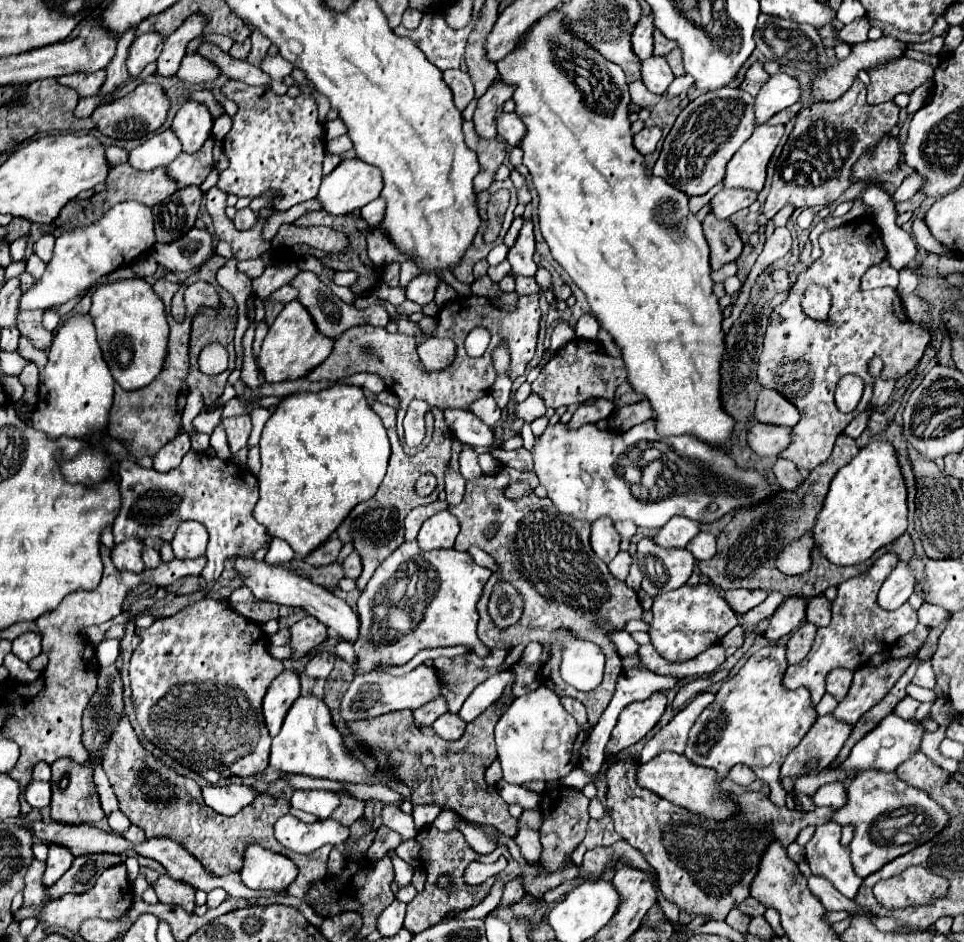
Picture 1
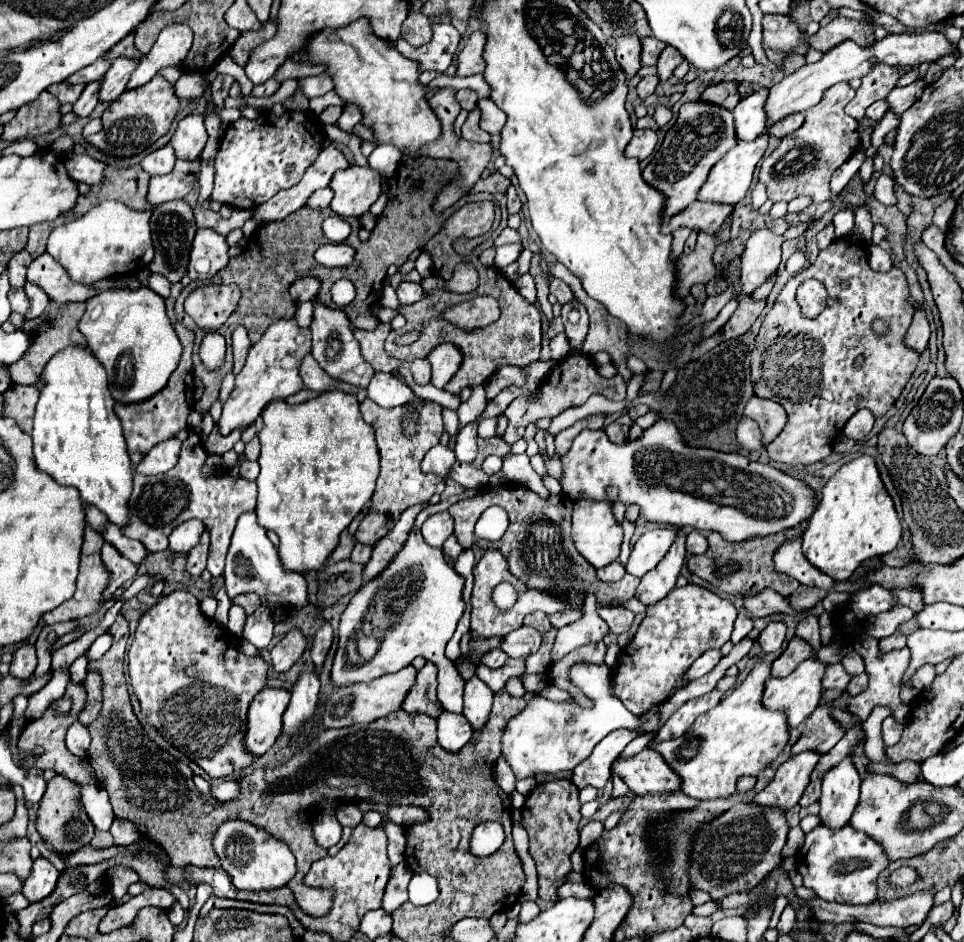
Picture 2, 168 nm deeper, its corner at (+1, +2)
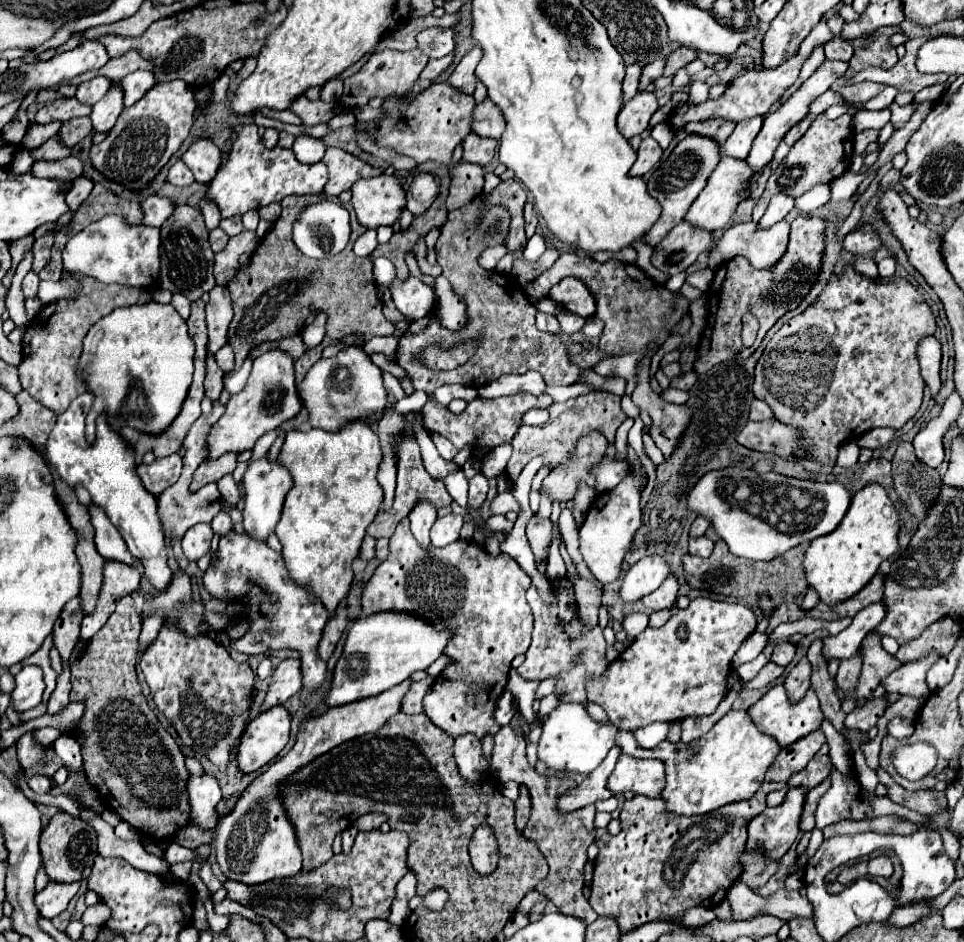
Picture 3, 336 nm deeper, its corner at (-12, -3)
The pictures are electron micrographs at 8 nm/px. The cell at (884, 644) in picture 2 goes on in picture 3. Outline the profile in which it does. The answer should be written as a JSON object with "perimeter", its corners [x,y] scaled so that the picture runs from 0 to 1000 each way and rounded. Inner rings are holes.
{"perimeter":[[[902,670],[894,685],[892,685],[892,693],[894,693],[894,717],[890,723],[890,731],[888,738],[890,742],[905,742],[905,736],[909,734],[909,729],[913,727],[913,723],[917,719],[921,719],[925,712],[929,712],[932,708],[936,708],[936,702],[929,700],[927,695],[923,695],[915,685],[913,685],[913,674]]]}

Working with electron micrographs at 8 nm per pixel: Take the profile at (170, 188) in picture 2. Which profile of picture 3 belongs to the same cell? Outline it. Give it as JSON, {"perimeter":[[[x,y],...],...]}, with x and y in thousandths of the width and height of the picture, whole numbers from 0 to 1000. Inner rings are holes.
{"perimeter":[[[162,205],[162,207],[156,207],[147,213],[147,222],[149,222],[149,235],[147,237],[158,239],[158,241],[166,241],[183,222],[183,213]]]}

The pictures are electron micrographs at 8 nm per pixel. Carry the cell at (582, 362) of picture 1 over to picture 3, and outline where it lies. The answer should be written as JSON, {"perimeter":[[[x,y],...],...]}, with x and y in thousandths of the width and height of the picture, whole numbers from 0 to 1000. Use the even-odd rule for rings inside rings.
{"perimeter":[[[614,415],[608,419],[593,421],[585,428],[573,428],[571,430],[571,445],[564,453],[537,455],[537,460],[533,462],[533,466],[531,466],[533,481],[525,494],[527,508],[533,513],[537,502],[541,500],[541,496],[560,481],[568,481],[568,492],[579,494],[591,481],[598,466],[604,464],[606,460],[612,460],[614,455],[622,455],[631,468],[637,468],[639,455],[649,447],[649,443],[651,441],[643,432],[643,421],[637,417],[629,417],[629,415]]]}

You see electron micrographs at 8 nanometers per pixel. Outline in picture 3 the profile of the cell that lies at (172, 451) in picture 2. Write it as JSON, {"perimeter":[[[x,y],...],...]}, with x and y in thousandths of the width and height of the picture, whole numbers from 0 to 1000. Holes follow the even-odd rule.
{"perimeter":[[[178,481],[174,485],[162,487],[156,494],[143,494],[143,504],[149,513],[149,517],[162,525],[168,523],[172,517],[176,517],[189,502],[189,485],[185,481]]]}

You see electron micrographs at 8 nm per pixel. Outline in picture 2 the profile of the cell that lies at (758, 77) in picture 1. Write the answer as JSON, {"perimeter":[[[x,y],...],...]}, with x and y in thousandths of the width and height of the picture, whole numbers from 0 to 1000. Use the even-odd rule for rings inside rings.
{"perimeter":[[[748,87],[731,93],[731,98],[725,102],[725,106],[735,108],[735,110],[746,110],[748,115],[760,117],[767,110],[767,98],[765,98],[765,87]]]}

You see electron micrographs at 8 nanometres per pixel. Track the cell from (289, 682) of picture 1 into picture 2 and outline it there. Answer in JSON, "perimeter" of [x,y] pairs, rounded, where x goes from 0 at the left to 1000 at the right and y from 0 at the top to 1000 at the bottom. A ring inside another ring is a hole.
{"perimeter":[[[275,730],[271,732],[256,754],[256,777],[252,792],[256,798],[275,800],[291,779],[291,760],[300,747],[300,732]]]}

